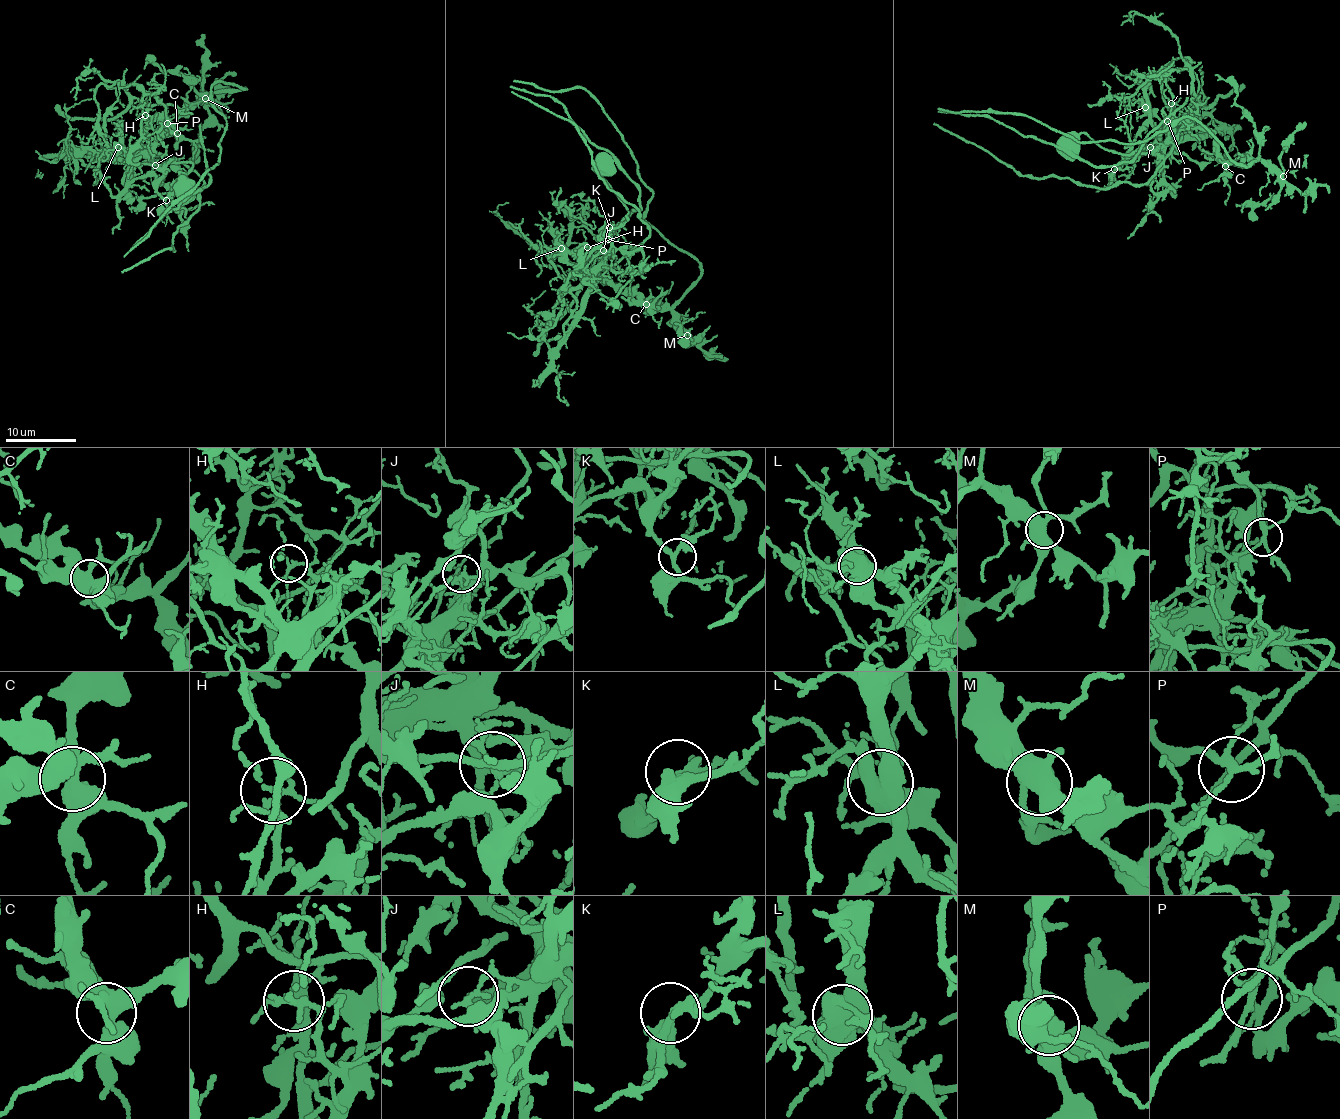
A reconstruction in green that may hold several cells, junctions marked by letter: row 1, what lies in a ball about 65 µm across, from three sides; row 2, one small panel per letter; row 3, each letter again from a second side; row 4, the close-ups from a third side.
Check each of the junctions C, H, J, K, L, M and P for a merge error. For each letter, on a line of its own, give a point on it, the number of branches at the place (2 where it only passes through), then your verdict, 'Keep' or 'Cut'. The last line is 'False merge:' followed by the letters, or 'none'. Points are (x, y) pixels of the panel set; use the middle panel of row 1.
C: Place: (646, 304). Branches: 4. Keep
H: Place: (587, 247). Branches: 3. Keep
J: Place: (603, 250). Branches: 3. Cut
K: Place: (609, 227). Branches: 3. Keep
L: Place: (561, 248). Branches: 5. Cut
M: Place: (687, 335). Branches: 6. Keep
P: Place: (608, 239). Branches: 4. Cut
False merge: J, L, P

